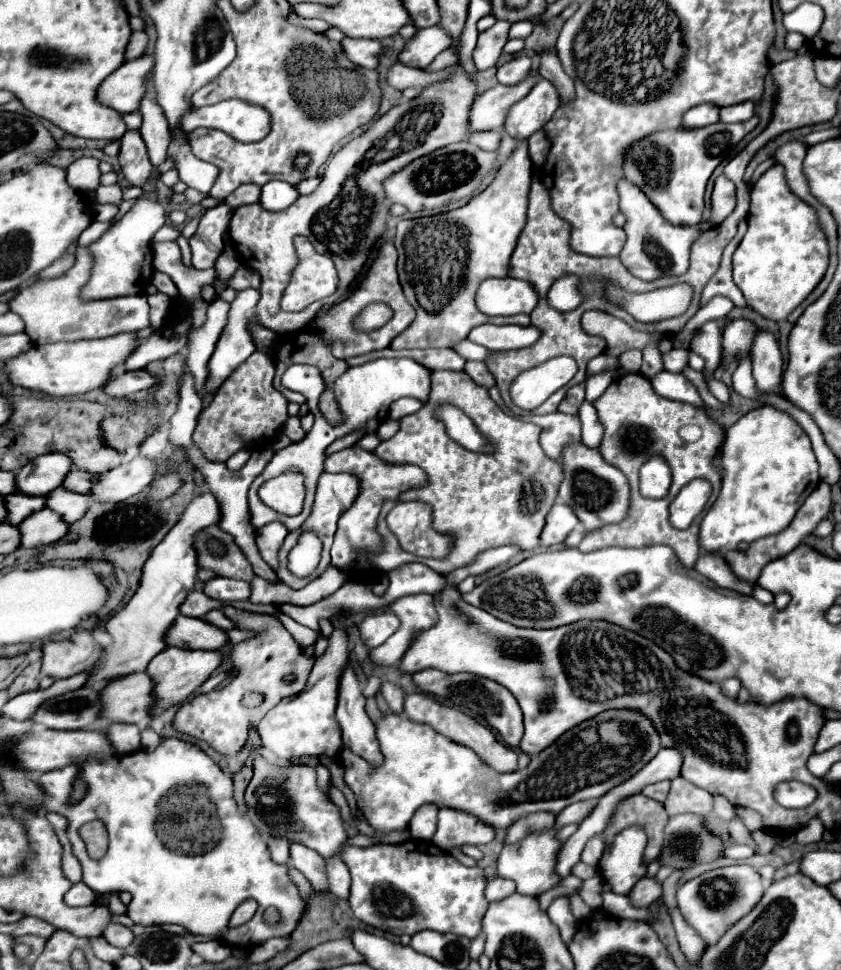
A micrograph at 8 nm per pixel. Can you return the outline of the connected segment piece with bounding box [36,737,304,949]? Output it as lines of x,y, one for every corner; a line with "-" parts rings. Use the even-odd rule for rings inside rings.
162,737
160,739
160,745
154,749
154,751
144,751
144,749
138,749
134,753
128,753
128,755
110,755
108,759
88,759
88,763
82,763
82,765
68,765
68,767
62,767
58,771
48,771
48,773
42,773
36,783
40,783
40,789
44,791
44,799
42,803
38,805
38,811
58,811
58,815
64,815
68,819
68,839
70,839
70,845
72,845
72,853
76,855
76,859
80,861
82,865
82,883
86,883
90,889
94,889
96,893
110,893
110,891
128,891
132,895
132,901
128,905
128,917
138,923
138,925
166,925
166,923
178,923
182,927
186,927
188,931
192,931
194,935
202,935
202,937
216,937
216,935
222,935
222,939
228,943
228,945
236,945
236,947
244,947
244,949
250,949
254,945
260,945
264,943
266,939
270,937
288,937
294,927
298,925
300,921
300,915
302,915
302,899
298,895
298,889
292,885
292,881
288,879
288,865
276,865
270,857
270,851
268,851
268,845
266,841
256,833
256,827
250,823
248,817
244,817
238,807
236,807
236,801
234,801
234,787
232,787
232,777
226,775
202,749
198,749
196,745
184,741
184,739
178,739
178,737
-
78,769
84,771
84,779
88,783
88,793
86,797
76,803
76,805
66,805
68,797
70,797
70,791
72,791
72,783
74,783
74,777
78,773
-
158,815
166,815
166,831
162,833
166,837
166,841
160,839
158,835
-
88,821
102,821
106,825
106,831
108,831
108,851
106,855
100,859
100,861
92,861
86,853
86,847
84,847
84,841
80,839
78,835
78,829
88,823
-
246,899
254,899
258,903
258,909
254,913
254,917
240,925
240,927
228,927
228,921
234,913
234,909
246,901
-
266,907
276,907
276,911
280,913
280,923
278,925
264,925
264,911

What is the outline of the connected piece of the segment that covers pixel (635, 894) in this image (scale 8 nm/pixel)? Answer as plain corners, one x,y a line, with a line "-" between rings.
644,877
636,883
628,897
636,907
650,907
656,899
662,897
662,883
656,881
656,877

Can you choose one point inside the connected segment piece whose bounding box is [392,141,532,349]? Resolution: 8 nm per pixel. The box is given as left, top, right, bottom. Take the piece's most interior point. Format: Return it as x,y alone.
441,260

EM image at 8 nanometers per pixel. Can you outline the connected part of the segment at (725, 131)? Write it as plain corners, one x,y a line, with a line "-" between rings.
758,119
742,123
714,123
700,129
666,129
648,135
636,143
624,161
624,173
630,183
640,187
654,207
672,225
696,225
704,213
704,193
712,171
732,151
746,133
758,125

